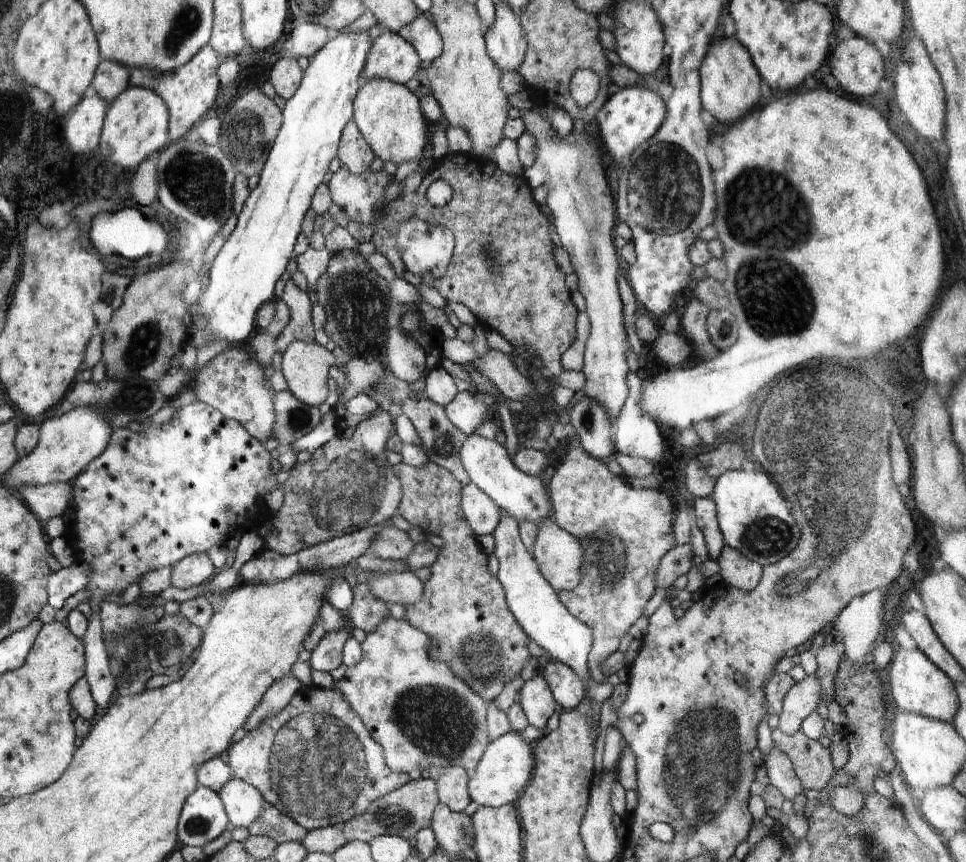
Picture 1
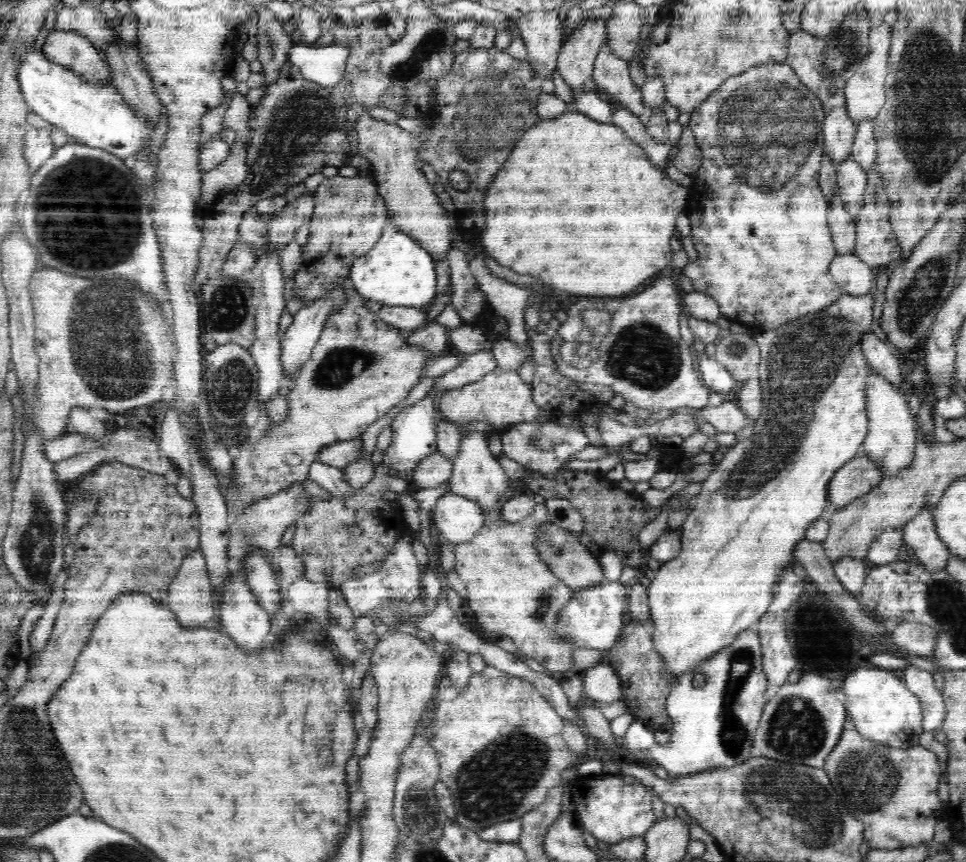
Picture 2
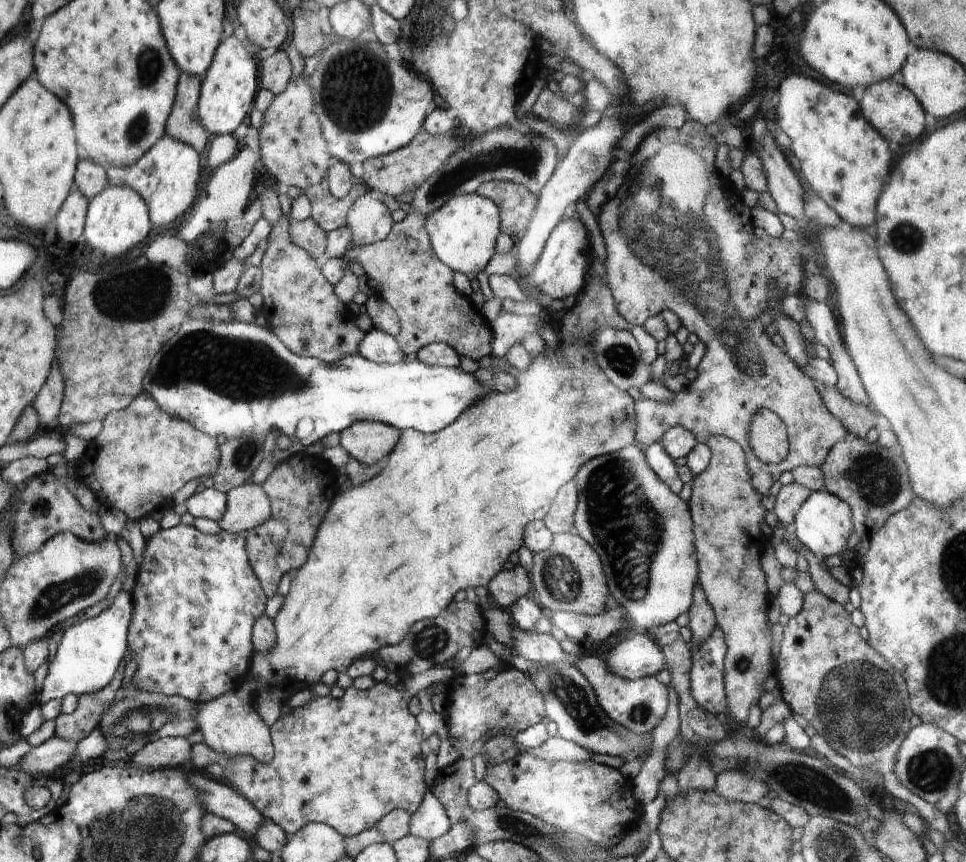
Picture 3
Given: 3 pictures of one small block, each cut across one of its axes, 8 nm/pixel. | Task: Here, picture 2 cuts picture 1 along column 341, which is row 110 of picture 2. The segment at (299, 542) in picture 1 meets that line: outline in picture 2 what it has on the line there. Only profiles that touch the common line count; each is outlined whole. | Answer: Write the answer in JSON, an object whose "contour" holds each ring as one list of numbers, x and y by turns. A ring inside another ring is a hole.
{"contour":[[472,46,455,56,450,72,439,78,434,88,436,95,436,109,434,110,434,124,430,139,417,145,418,154,424,162,434,167,440,184,450,195,452,204,456,208,453,226,463,234,477,242,478,236,486,228,486,209,484,209,484,194,486,188,494,181,498,170,502,170,506,158,514,150,522,136,535,124,541,122,537,114,538,96,543,92,540,73,528,65,528,61,513,58,506,50,490,48,474,48],[452,171,462,171,470,175,470,184,467,191,454,189,450,184,449,176]]}

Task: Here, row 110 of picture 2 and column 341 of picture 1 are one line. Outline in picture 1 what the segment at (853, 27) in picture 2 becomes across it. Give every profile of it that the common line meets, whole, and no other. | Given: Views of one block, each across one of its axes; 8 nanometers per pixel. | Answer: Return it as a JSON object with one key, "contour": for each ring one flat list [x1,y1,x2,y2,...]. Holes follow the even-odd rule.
{"contour":[[421,777,418,780,410,780,404,786,384,794,381,798,376,798,368,806,366,812,346,820,344,825,340,827,346,842,361,841,369,844,375,837,382,835,395,835,409,840,415,838,422,828,430,827,434,806,438,804,436,781,432,780,432,778,424,779]]}

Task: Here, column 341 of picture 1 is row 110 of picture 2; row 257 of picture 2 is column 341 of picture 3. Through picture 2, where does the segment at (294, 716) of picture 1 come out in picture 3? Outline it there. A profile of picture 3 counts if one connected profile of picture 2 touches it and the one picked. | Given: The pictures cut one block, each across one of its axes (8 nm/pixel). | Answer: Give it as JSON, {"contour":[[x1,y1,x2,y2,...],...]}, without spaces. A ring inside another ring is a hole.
{"contour":[[376,683,370,690,358,690,358,688,351,685,344,692,344,696,340,700,332,698,332,695,316,696,312,702,308,702,308,706,304,704,302,708,294,708,289,714,284,714,278,718,276,722,270,727,270,734,273,744,273,757,270,764,260,764,258,760,250,758,250,756,234,756,234,758,226,758,225,754,218,754,214,752,206,743,198,743,192,745,190,750,190,763,196,768,206,769,206,766,210,764,220,764,224,768,223,774,227,776,230,787,236,789,262,816,264,819,271,820,274,824,277,824,284,830,287,836,290,834,298,834,306,824,310,823,324,823,328,826,338,830,344,837,351,837,355,834,362,833,364,830,375,827,375,825,386,814,389,814,392,810,404,810,412,815,422,805,424,796,428,791,425,785,425,755,426,748,423,739,422,728,418,725,416,718,409,712,409,708,406,708,406,700,402,700,402,694,398,692,395,687,392,687,385,683]]}

